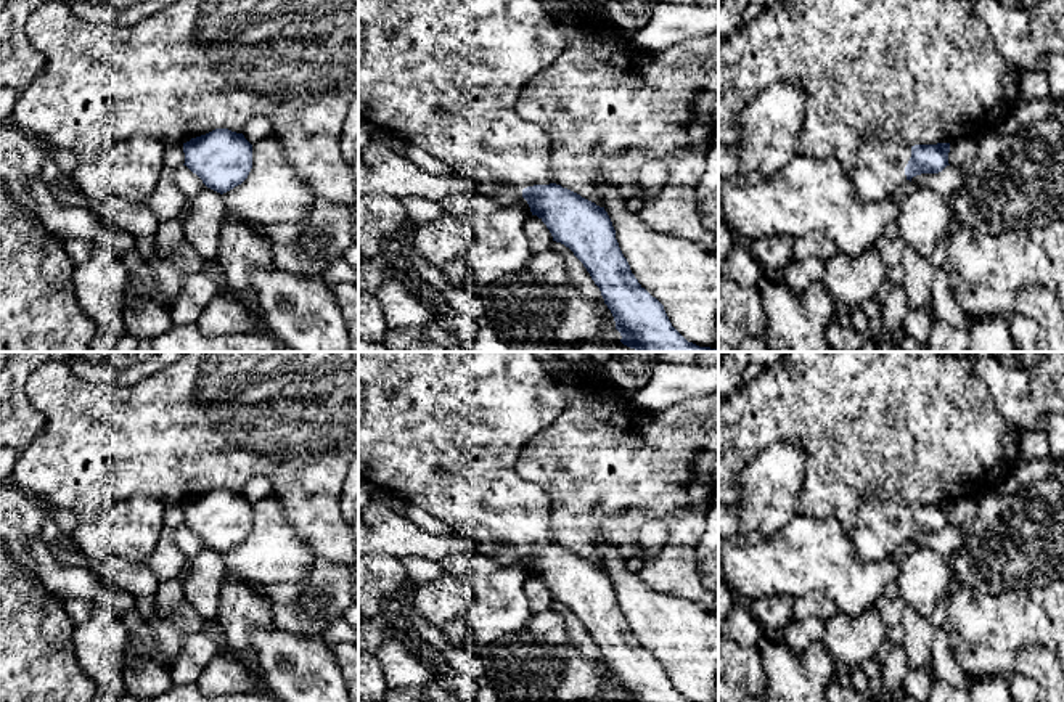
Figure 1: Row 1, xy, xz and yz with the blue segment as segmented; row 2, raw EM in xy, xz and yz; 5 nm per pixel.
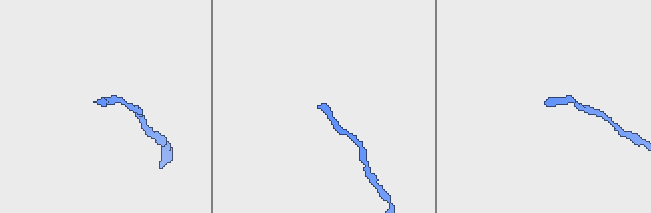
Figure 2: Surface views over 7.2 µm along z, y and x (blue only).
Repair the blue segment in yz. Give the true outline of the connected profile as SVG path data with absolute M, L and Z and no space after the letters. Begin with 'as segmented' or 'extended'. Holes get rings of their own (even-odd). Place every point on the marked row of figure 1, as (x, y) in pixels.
extended | M870 132L858 146L855 167L849 172L853 193L871 202L892 196L906 180L939 173L948 164L950 143L897 145Z

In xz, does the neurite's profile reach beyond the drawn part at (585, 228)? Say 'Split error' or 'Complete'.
Split error

